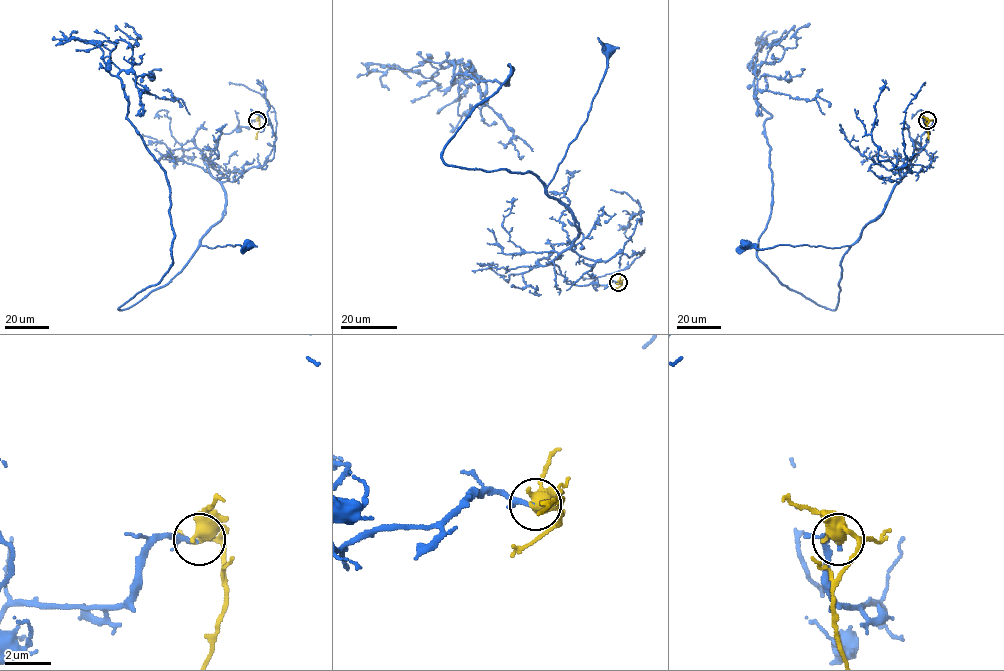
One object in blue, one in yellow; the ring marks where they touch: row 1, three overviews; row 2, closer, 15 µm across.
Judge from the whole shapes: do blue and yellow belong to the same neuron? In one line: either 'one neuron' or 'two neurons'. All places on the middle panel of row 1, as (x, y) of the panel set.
one neuron

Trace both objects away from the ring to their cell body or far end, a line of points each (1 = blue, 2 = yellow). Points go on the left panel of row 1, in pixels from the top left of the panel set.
1: (257, 120), (222, 134), (203, 159), (224, 190), (225, 213), (200, 243), (247, 245)
2: (257, 120), (259, 128), (255, 138)

